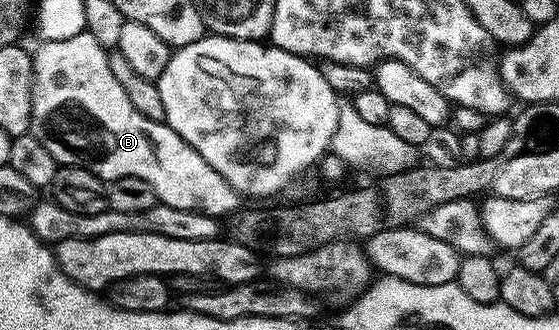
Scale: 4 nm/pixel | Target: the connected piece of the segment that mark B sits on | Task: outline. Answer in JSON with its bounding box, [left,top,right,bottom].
[30,33,241,219]

